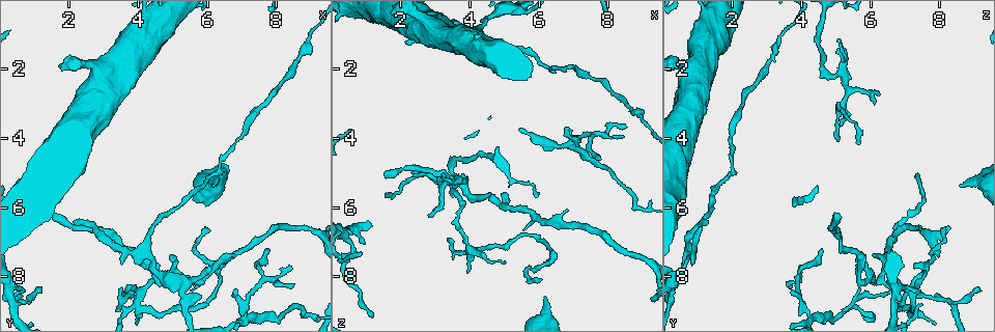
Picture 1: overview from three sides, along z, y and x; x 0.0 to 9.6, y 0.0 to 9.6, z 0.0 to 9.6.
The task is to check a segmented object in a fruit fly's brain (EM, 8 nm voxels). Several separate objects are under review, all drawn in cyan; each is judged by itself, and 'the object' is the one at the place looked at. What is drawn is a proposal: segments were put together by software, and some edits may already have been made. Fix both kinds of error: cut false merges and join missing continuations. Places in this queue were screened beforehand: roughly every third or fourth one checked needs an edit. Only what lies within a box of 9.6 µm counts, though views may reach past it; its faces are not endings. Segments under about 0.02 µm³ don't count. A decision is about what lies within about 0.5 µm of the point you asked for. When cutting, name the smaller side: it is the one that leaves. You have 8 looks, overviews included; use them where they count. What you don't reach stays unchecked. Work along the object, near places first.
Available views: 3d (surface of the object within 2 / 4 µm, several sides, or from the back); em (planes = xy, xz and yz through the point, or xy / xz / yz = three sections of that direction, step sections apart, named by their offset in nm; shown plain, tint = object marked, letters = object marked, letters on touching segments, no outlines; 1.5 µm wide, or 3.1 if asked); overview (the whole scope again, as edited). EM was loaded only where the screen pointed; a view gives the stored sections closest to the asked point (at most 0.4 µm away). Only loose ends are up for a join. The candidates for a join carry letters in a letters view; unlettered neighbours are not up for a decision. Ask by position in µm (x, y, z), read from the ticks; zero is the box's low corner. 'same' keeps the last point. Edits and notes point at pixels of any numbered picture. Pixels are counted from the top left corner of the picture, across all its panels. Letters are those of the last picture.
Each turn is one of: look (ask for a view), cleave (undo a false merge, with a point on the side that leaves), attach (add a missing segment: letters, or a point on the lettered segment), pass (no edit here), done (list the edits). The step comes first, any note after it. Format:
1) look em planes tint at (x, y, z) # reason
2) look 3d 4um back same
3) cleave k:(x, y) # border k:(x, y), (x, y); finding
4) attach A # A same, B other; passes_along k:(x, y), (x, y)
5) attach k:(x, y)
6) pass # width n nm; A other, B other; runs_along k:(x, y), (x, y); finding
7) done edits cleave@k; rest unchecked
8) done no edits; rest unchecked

look em planes letters at (4.90, 7.45, 5.70) # thin end

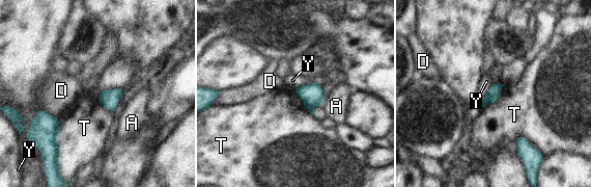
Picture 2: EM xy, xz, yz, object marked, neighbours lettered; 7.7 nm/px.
pass # longest_contact T 280 nm; A other, D other, T other, Y other; border 2:(58, 117), (57, 154); none of them fits

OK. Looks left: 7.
look em planes tint at (6.85, 8.30, 3.70) # an open end

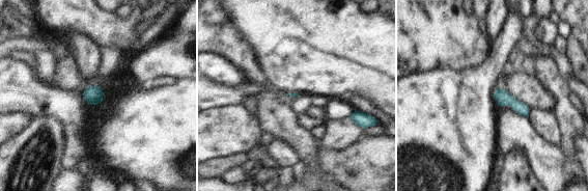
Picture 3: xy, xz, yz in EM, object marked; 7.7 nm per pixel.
look em planes letters same # what lies round it

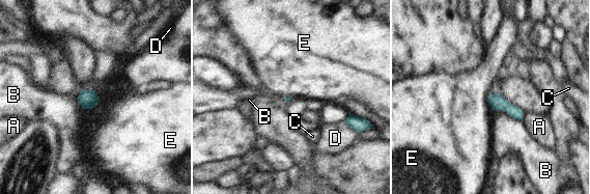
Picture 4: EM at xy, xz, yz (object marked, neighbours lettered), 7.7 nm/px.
pass # A other, B other, C other, D other, E other; border 4:(97, 99), (95, 105), (83, 109); no lettered segment goes on from it

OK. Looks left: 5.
look 3d 2um at (2.15, 6.45, 1.25) # thin end

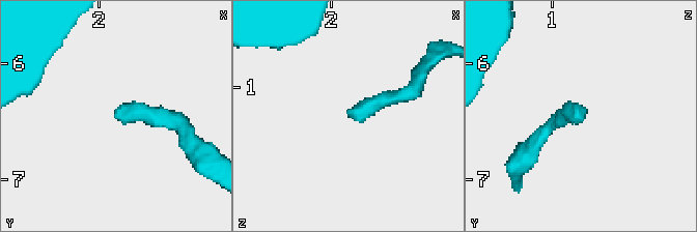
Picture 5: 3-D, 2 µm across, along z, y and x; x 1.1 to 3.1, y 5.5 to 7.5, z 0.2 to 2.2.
look em xz step 4 letters at (2.12, 6.46, 1.20)

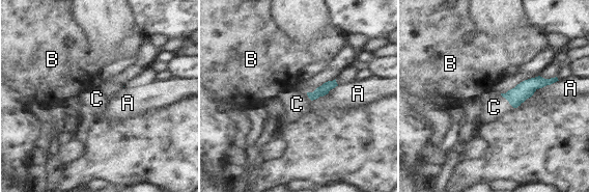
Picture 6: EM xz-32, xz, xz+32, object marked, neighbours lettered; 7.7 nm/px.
attach C # A other, B other, C same; passes_along 6:(524, 90), (507, 100), (494, 107); it goes on there

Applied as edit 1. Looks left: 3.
done edits attach@6; rest unchecked

